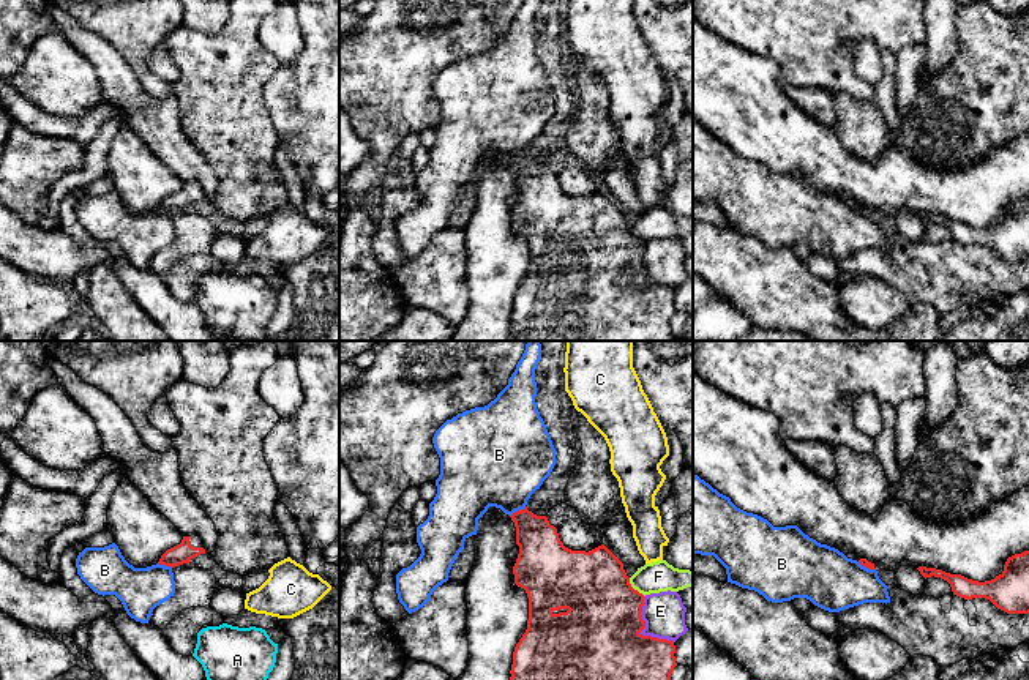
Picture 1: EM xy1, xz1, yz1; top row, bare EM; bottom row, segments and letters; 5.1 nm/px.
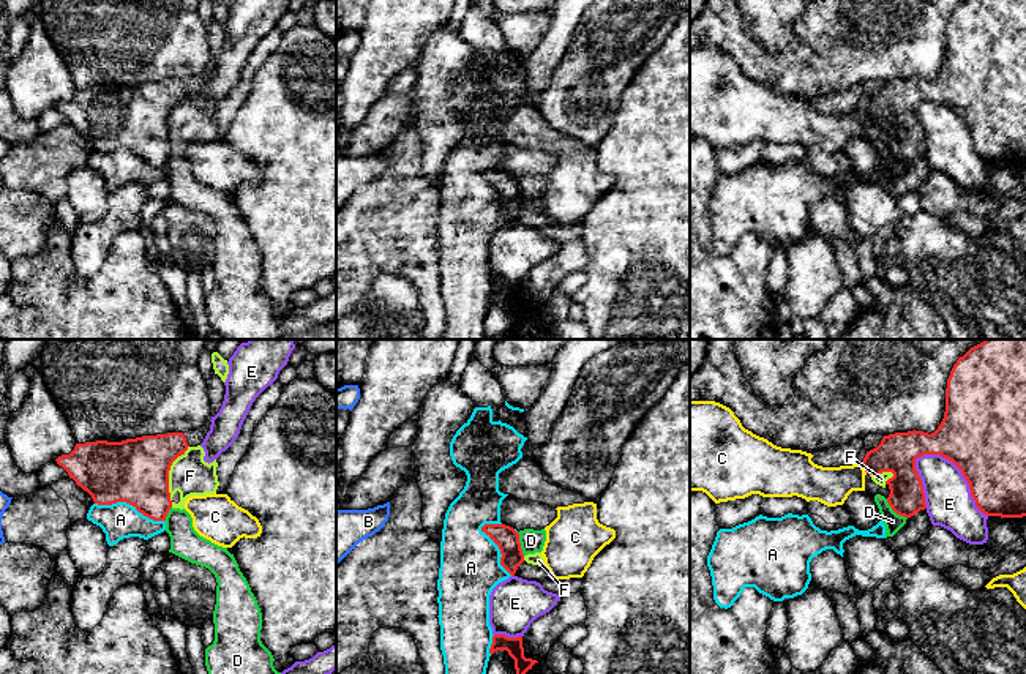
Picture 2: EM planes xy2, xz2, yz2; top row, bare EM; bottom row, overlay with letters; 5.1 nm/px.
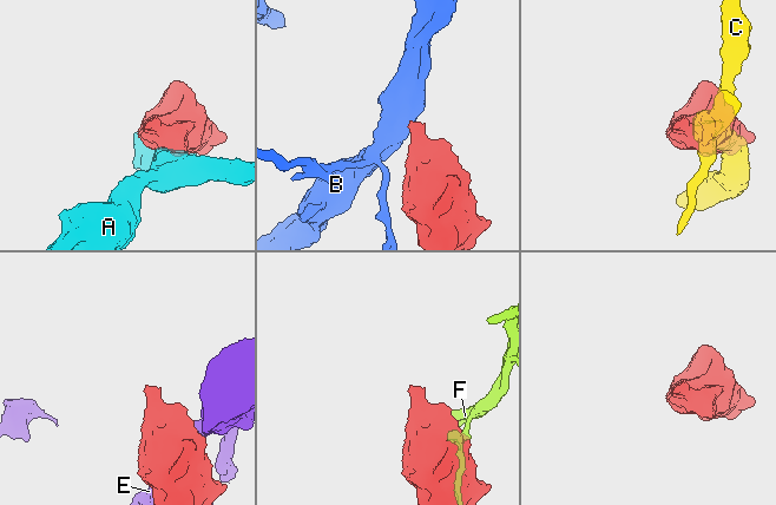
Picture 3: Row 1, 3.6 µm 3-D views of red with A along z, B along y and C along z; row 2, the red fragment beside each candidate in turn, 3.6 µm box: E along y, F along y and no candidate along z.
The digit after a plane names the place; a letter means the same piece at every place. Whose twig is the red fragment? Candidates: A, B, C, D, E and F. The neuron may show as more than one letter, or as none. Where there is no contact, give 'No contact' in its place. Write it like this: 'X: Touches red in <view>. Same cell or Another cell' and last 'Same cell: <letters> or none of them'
A: Touches red in xy2. Another cell
B: Touches red in xz1. Another cell
C: Touches red in yz2. Another cell
D: Touches red in yz2. Another cell
E: Touches red in yz2. Another cell
F: Touches red in xy2. Another cell
Same cell: none of them

